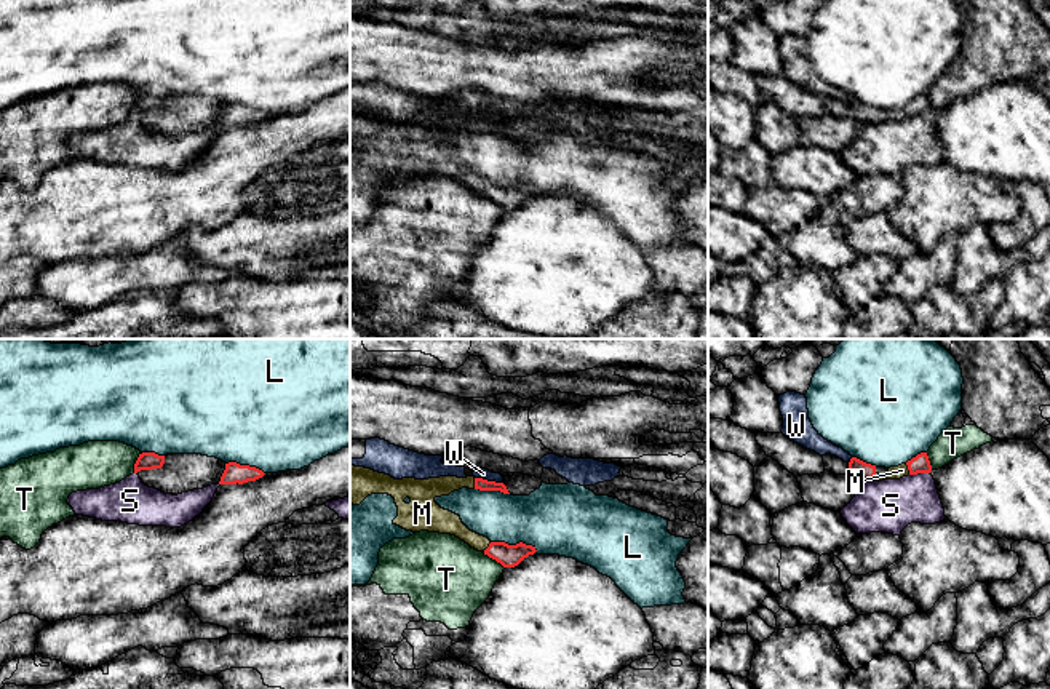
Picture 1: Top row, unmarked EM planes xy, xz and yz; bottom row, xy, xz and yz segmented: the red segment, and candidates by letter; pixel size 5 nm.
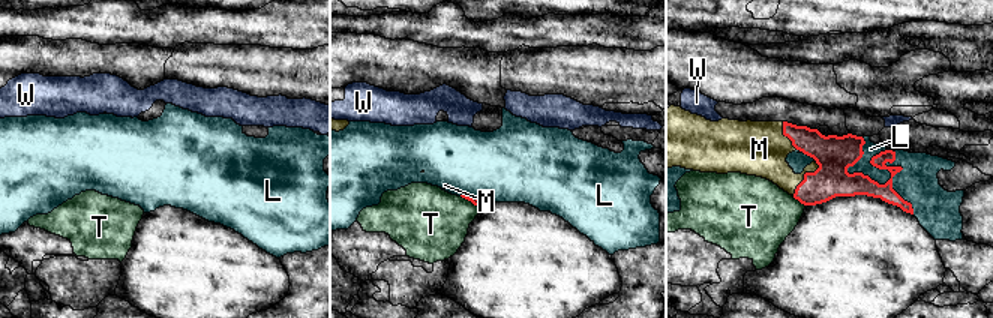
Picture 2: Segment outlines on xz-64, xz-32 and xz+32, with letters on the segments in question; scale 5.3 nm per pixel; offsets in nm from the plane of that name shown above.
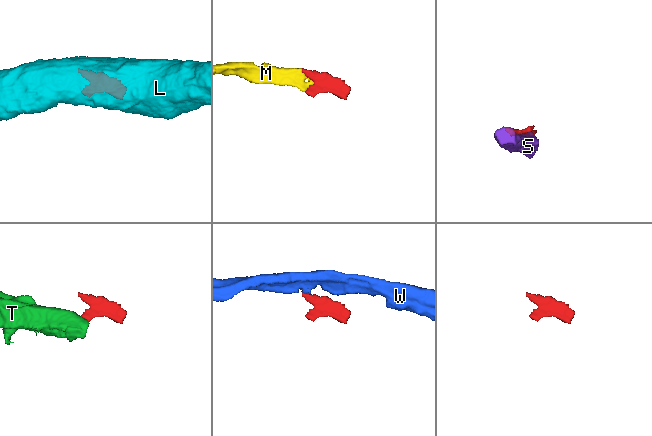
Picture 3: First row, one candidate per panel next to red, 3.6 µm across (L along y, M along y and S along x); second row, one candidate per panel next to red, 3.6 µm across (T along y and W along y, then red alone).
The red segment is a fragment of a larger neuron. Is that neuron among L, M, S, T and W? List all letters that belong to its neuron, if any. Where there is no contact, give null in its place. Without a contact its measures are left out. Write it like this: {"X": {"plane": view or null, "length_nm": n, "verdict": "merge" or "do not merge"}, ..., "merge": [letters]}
{"L": {"plane": "xz", "length_nm": 240, "verdict": "do not merge"}, "M": {"plane": "xz", "length_nm": 60, "verdict": "merge"}, "S": {"plane": "yz", "length_nm": 110, "verdict": "do not merge"}, "T": {"plane": "xy", "length_nm": 120, "verdict": "do not merge"}, "W": {"plane": "xz", "length_nm": 150, "verdict": "do not merge"}, "merge": ["M"]}

